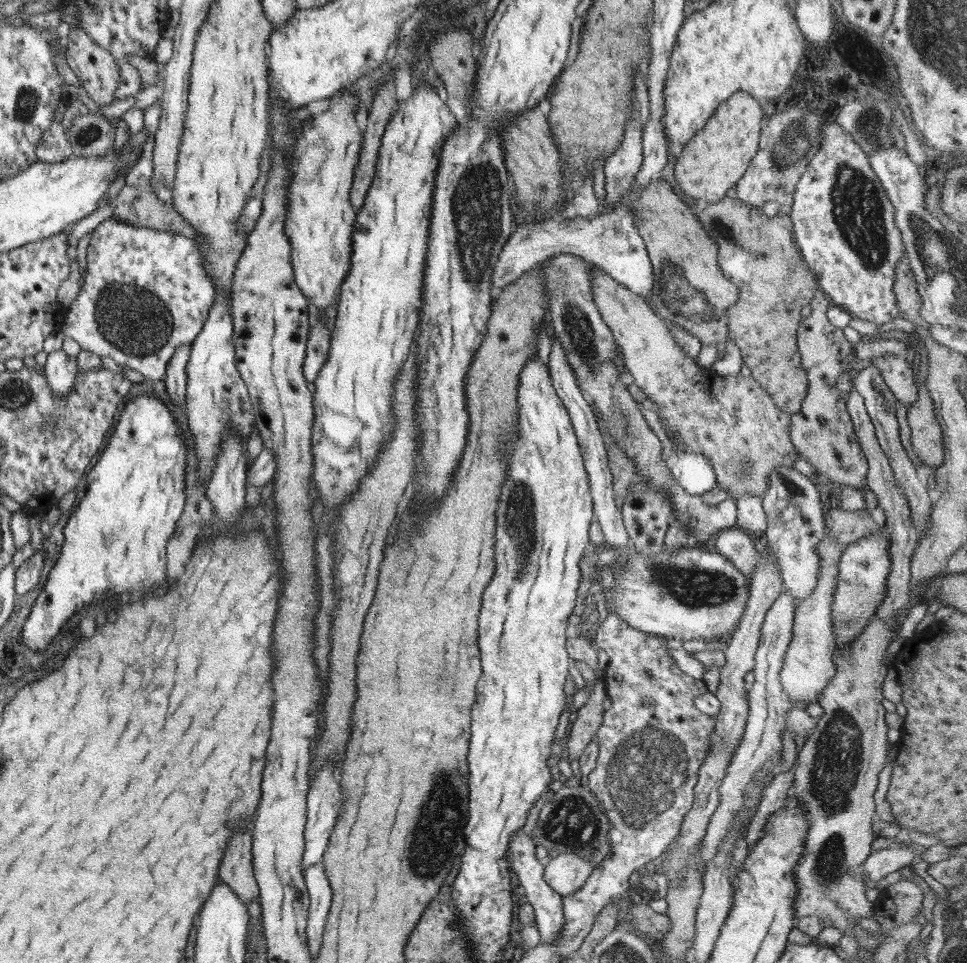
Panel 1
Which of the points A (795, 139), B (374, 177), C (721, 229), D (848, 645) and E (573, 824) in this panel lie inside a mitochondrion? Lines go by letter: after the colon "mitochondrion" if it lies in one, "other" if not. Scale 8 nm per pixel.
A: mitochondrion
B: other
C: mitochondrion
D: other
E: mitochondrion

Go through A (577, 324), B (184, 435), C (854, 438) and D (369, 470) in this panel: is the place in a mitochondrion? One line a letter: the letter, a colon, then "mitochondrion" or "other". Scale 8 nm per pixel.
A: mitochondrion
B: other
C: other
D: other

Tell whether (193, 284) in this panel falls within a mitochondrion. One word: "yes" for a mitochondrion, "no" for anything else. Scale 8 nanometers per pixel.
no

